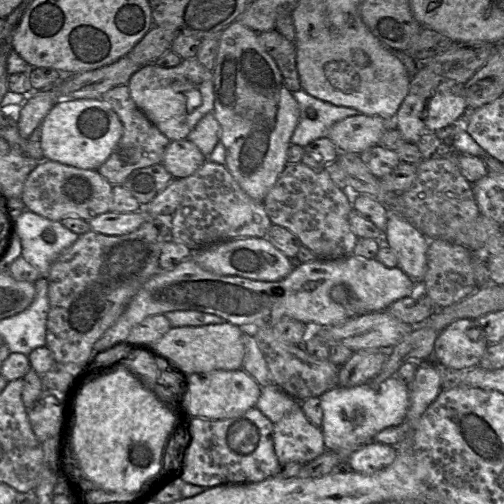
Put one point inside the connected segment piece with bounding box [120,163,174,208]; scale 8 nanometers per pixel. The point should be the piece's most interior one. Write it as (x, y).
(144, 184)

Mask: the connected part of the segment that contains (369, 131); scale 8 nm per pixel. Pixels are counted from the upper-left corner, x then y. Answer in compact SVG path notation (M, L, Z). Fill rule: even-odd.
M358 114L336 122L329 129L327 137L340 152L360 155L379 145L383 132L391 126L393 119Z

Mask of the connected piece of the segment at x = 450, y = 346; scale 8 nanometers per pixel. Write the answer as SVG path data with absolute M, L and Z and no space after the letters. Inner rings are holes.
M464 318L441 330L434 344L432 362L455 370L478 366L490 344L483 330L477 339L472 340L467 334L472 328L478 328L475 320Z

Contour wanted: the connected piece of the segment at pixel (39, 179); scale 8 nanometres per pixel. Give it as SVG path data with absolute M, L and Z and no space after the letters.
M43 160L25 180L21 200L26 210L52 221L79 217L89 221L110 211L112 187L97 170L80 169L51 160Z

